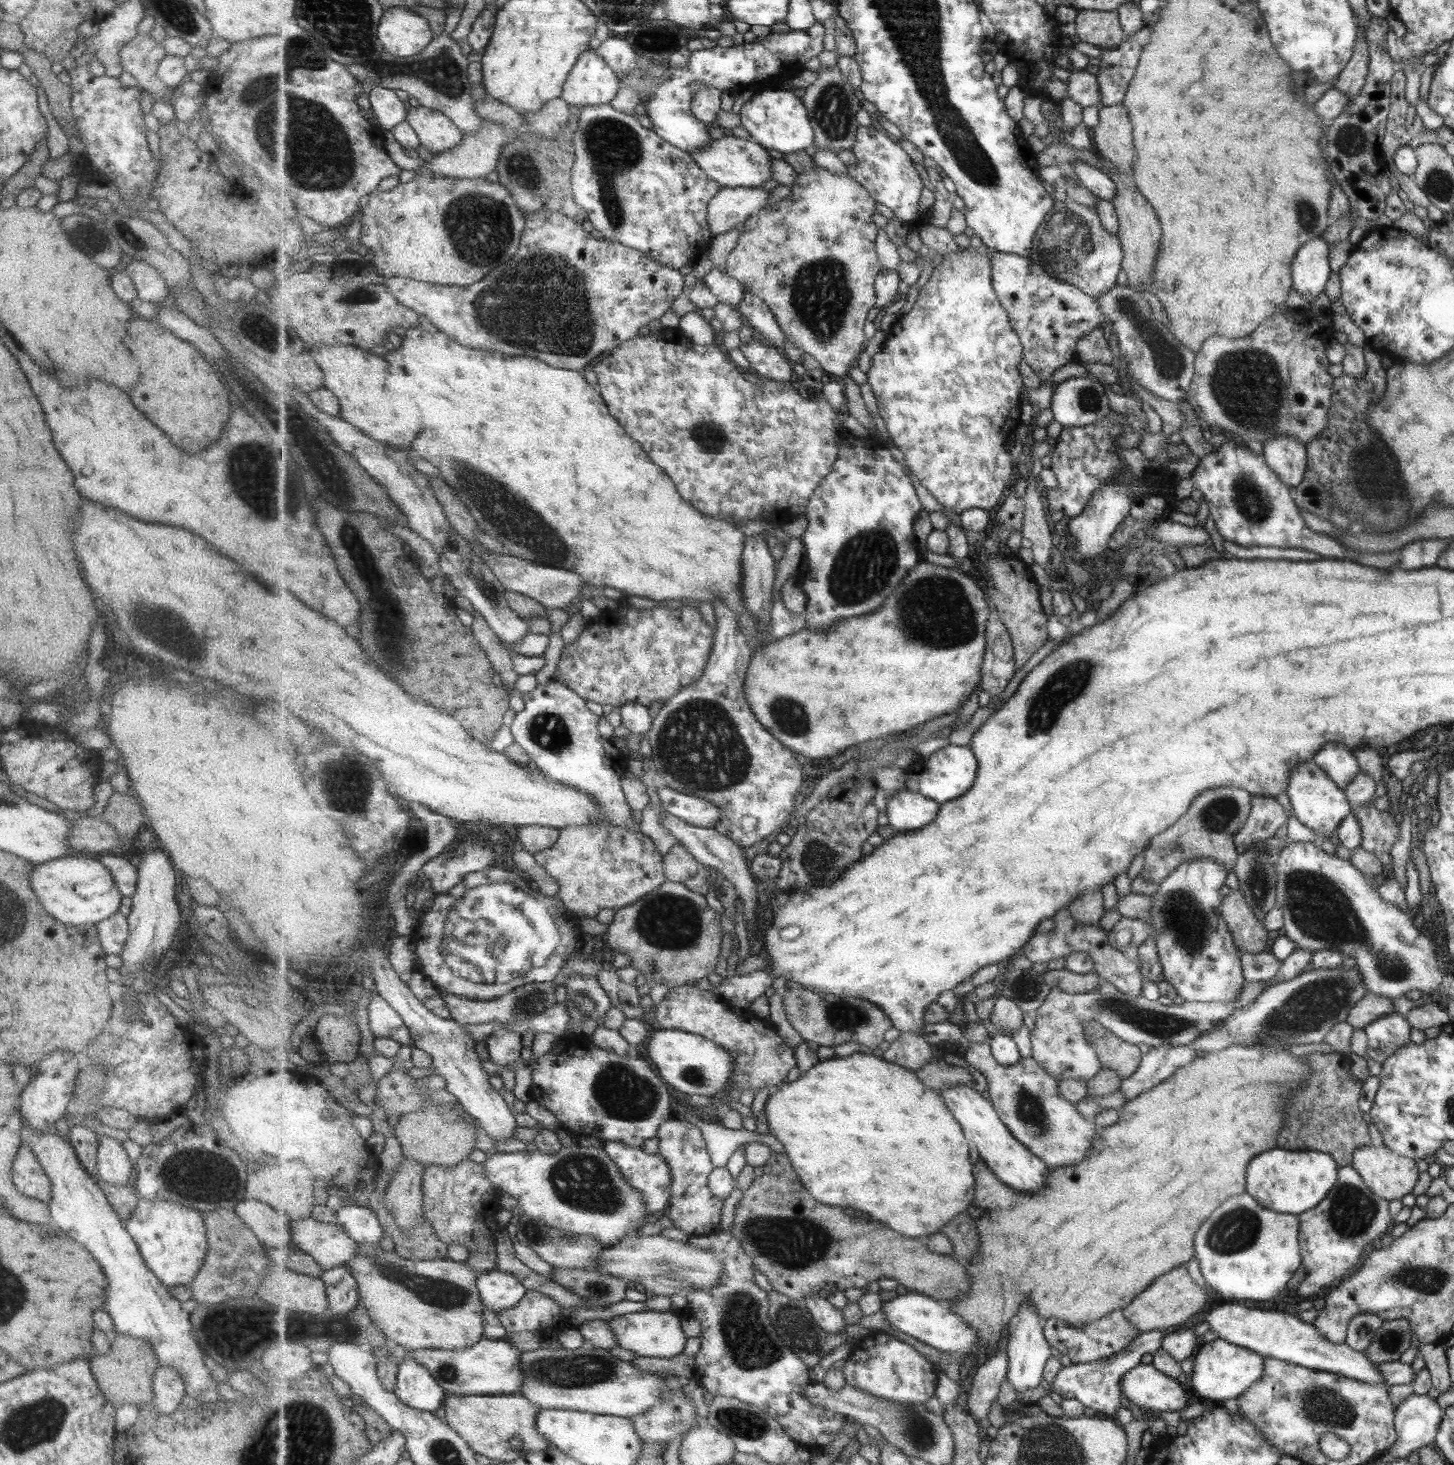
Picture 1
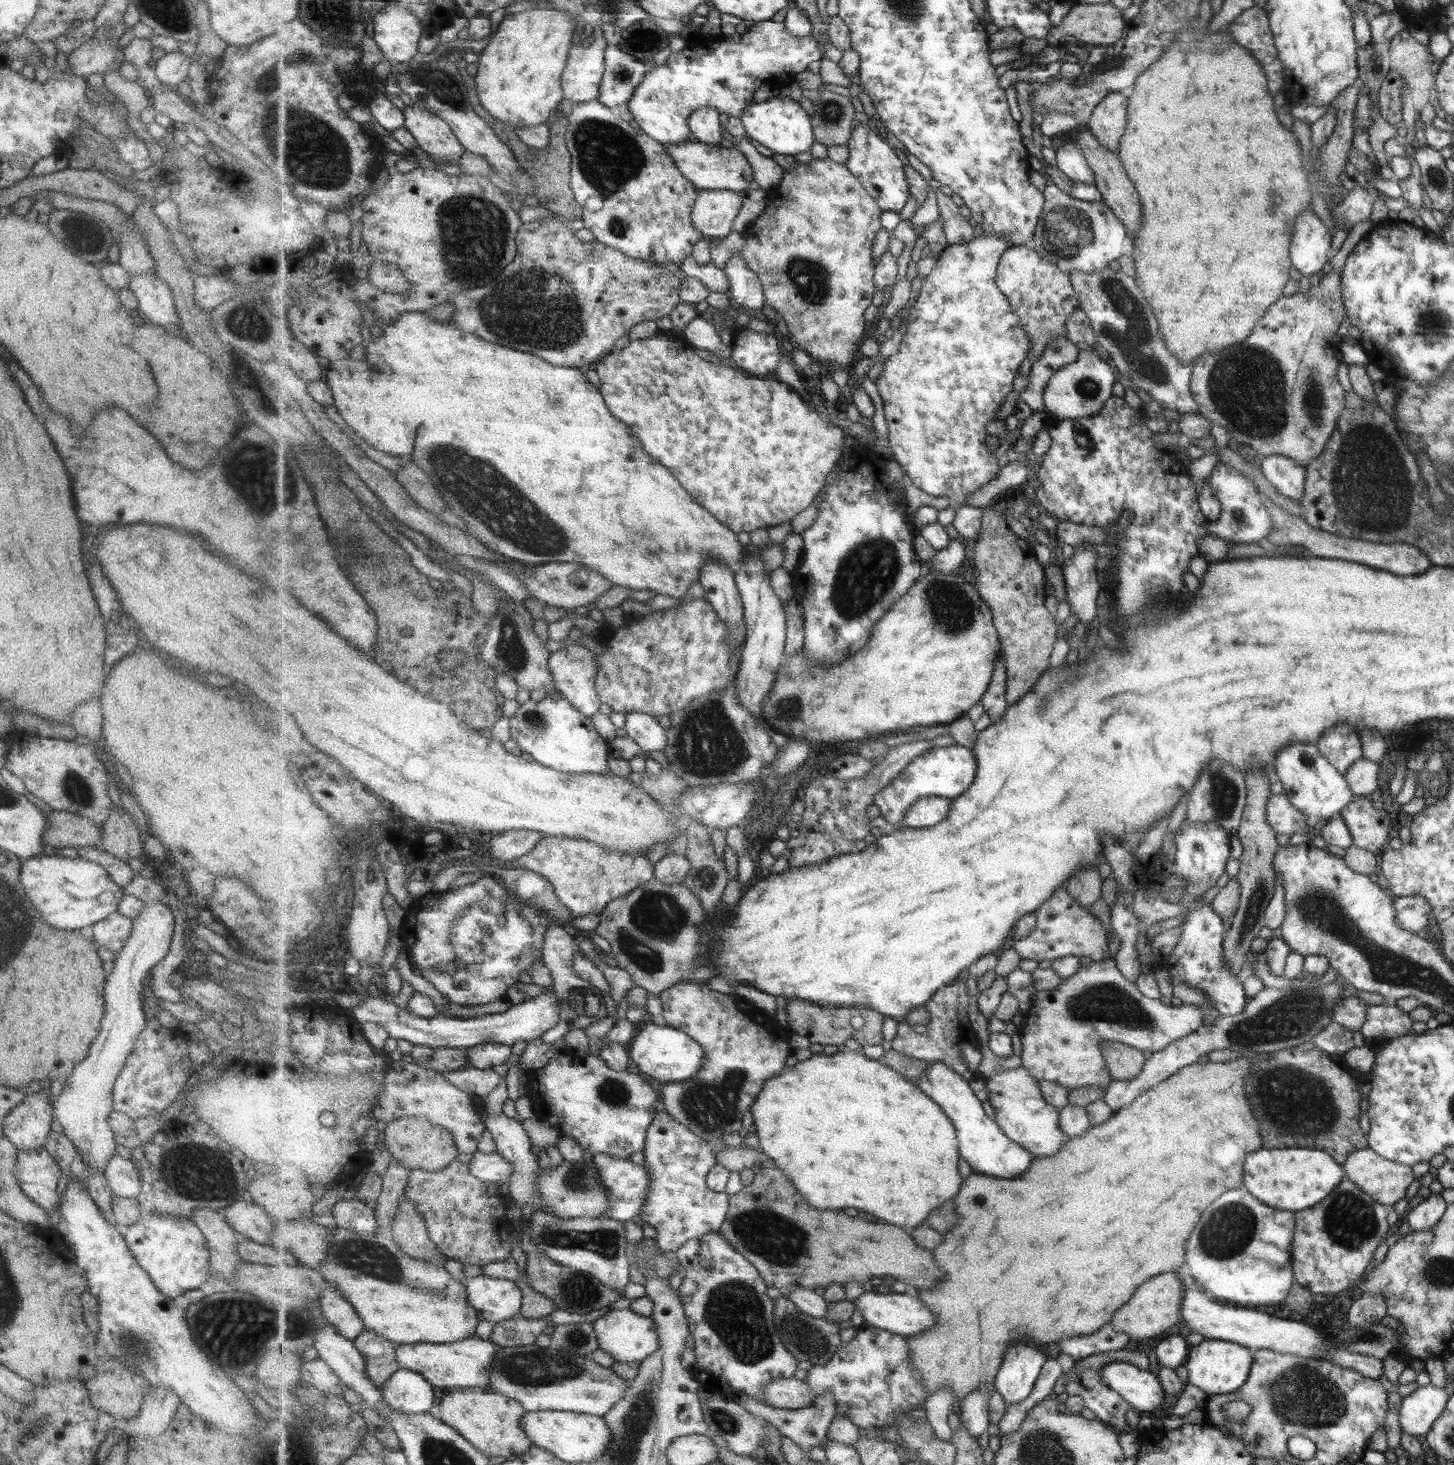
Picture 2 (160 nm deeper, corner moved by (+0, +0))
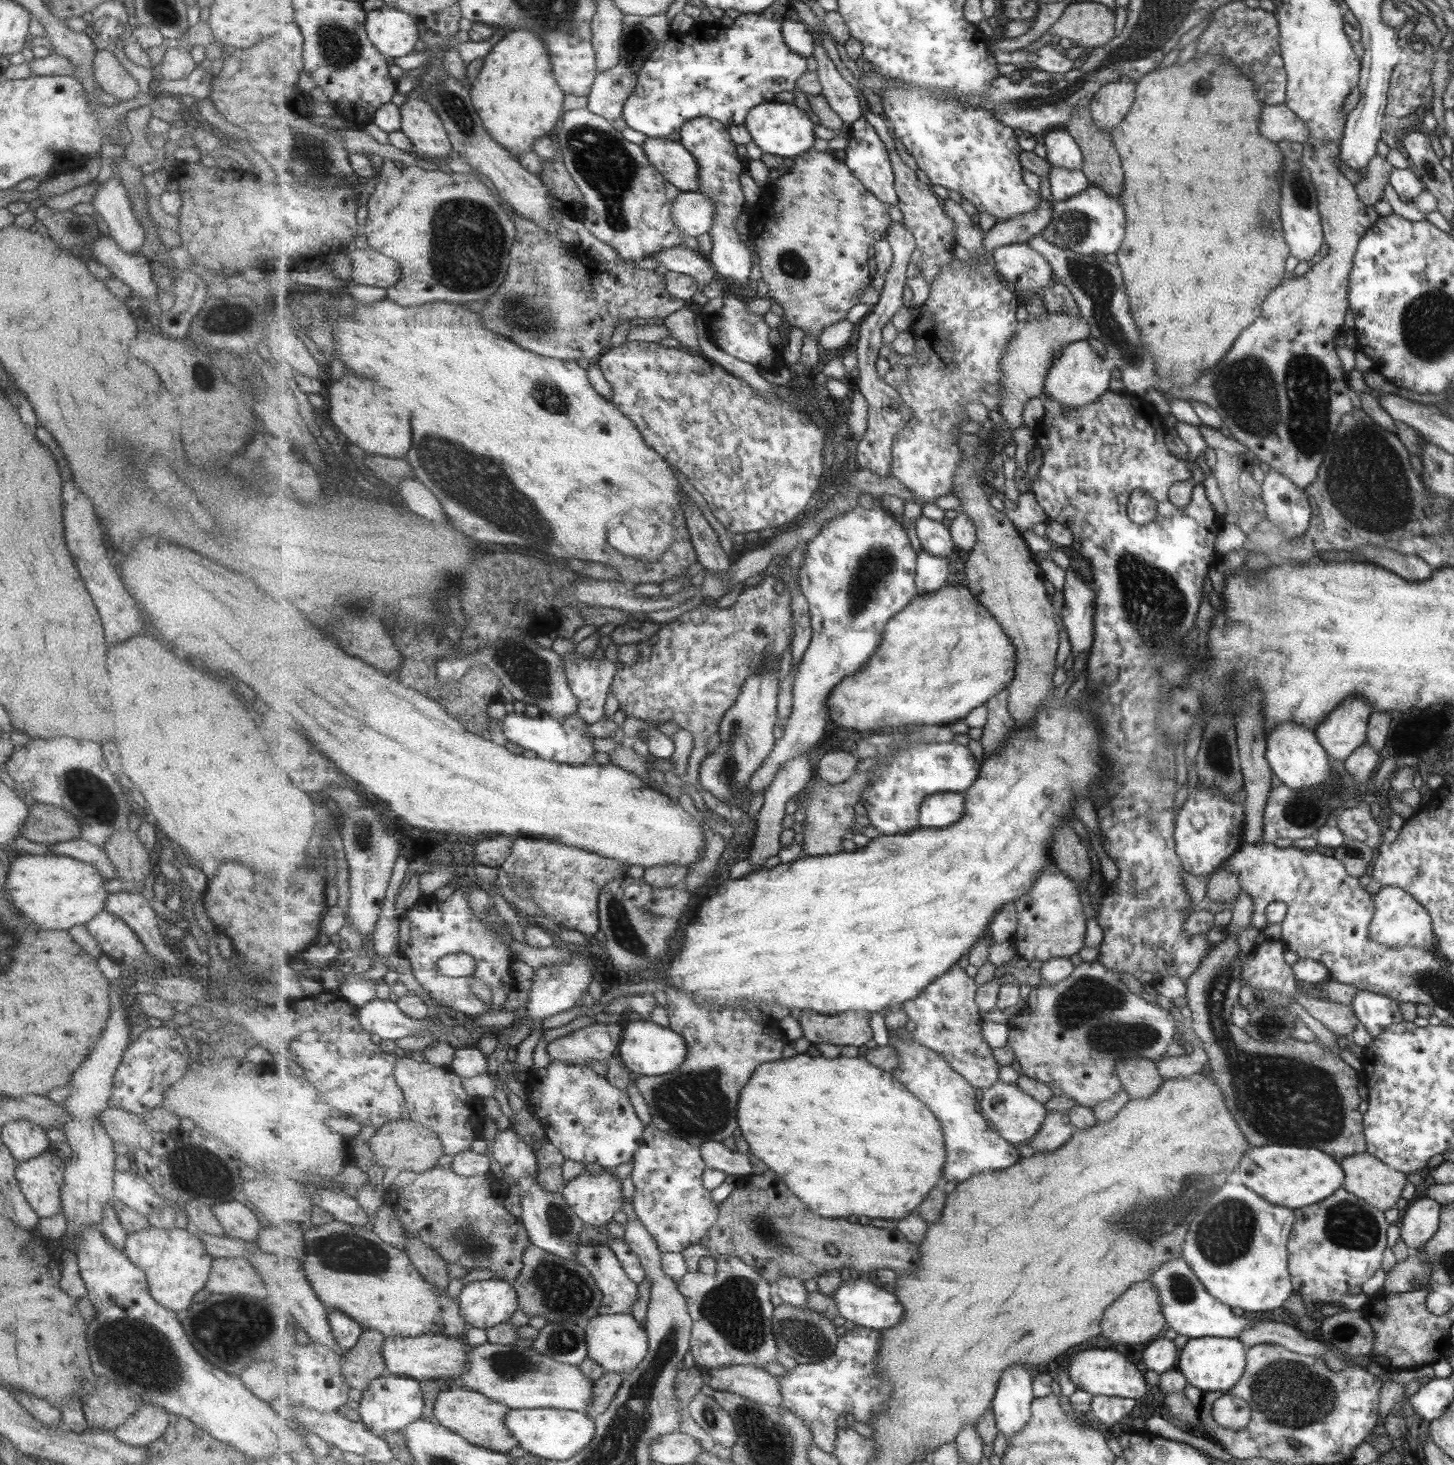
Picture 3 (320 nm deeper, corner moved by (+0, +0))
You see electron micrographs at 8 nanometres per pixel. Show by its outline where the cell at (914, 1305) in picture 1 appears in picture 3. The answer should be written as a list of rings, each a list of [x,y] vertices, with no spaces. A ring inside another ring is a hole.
[[[867,1280],[841,1282],[832,1298],[840,1314],[859,1326],[880,1331],[897,1326],[903,1318],[903,1306],[895,1294]]]

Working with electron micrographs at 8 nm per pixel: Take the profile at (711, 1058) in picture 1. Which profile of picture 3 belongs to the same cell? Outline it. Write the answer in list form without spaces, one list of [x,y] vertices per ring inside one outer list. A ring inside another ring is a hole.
[[[634,1021],[624,1028],[622,1043],[617,1055],[624,1065],[633,1072],[643,1076],[659,1076],[675,1072],[685,1062],[688,1044],[681,1033],[668,1027],[659,1026],[651,1021]]]

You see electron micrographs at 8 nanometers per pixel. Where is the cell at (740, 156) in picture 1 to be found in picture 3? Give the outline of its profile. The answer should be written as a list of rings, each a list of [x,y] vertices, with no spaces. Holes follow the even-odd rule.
[[[647,138],[642,147],[651,164],[681,192],[701,190],[700,166],[678,138]]]

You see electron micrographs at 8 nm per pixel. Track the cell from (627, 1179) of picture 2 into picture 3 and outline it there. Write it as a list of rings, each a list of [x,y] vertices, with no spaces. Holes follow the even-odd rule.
[[[605,1169],[603,1172],[584,1172],[565,1184],[561,1194],[576,1214],[591,1227],[605,1227],[615,1216],[615,1212],[621,1210],[623,1196],[621,1194],[621,1181],[617,1179],[615,1169]]]

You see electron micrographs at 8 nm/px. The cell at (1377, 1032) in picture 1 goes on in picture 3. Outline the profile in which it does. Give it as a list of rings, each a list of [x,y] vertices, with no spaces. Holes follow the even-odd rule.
[[[1367,989],[1355,991],[1348,1005],[1371,1038],[1379,1036],[1390,1024],[1402,1021],[1398,1002]]]

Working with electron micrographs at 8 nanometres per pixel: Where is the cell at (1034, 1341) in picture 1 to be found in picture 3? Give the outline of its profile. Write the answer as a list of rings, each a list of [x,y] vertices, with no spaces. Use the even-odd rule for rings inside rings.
[[[1014,1366],[1008,1370],[999,1382],[1000,1387],[997,1389],[992,1410],[995,1413],[997,1429],[1011,1440],[1032,1420],[1032,1404],[1036,1399],[1036,1372],[1022,1366]]]

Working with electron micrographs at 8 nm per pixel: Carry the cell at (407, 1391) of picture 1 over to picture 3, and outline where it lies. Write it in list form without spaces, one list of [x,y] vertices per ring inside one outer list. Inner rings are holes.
[[[389,1374],[371,1381],[362,1393],[357,1411],[365,1426],[373,1434],[383,1437],[389,1432],[403,1433],[410,1424],[422,1418],[424,1408],[424,1392],[419,1380]]]

